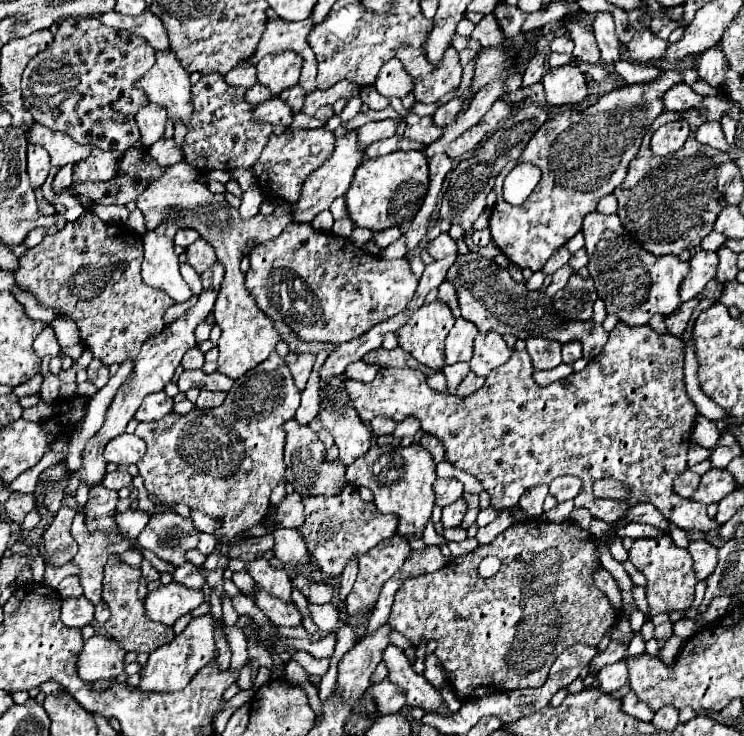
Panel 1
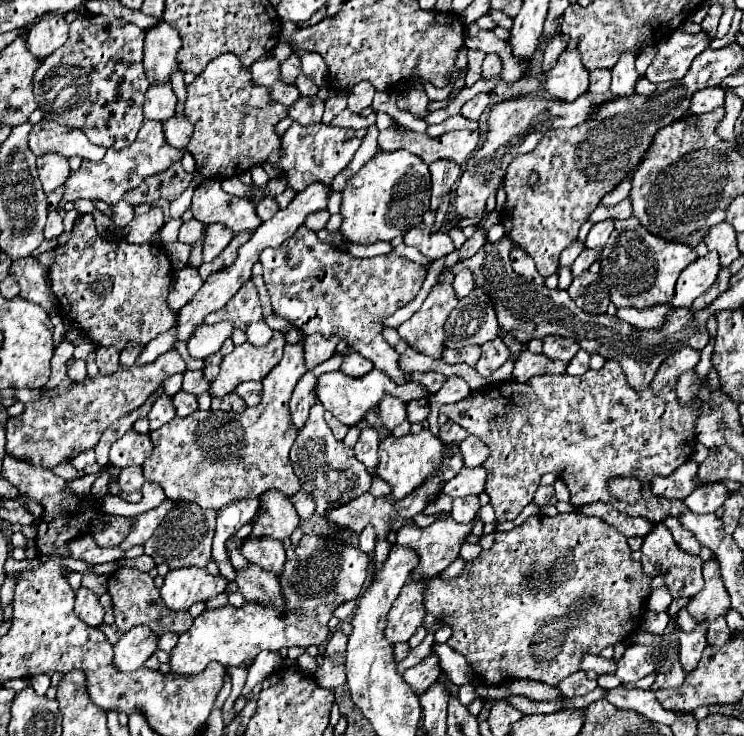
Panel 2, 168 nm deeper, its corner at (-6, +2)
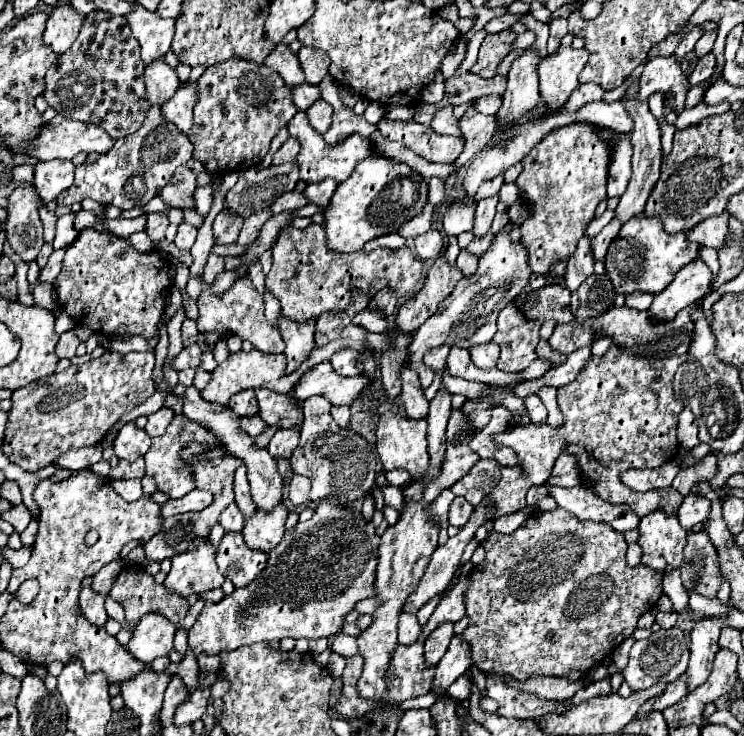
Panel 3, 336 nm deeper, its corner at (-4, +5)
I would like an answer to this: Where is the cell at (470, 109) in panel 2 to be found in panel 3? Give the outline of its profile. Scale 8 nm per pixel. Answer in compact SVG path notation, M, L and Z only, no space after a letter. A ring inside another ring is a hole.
M488 95L488 97L476 99L472 107L474 107L478 113L484 113L484 115L496 115L498 109L500 109L500 105L502 105L502 97L498 97L498 95Z

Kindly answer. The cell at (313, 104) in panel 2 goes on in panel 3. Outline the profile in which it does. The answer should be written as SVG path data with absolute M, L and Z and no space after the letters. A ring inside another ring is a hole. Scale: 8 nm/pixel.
M318 99L318 103L312 103L310 109L306 109L306 117L318 133L326 133L332 121L332 107L324 99Z

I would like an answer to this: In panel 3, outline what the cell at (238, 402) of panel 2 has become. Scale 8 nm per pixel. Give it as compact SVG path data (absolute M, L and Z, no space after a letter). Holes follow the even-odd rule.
M252 389L240 391L238 395L230 397L228 407L230 407L236 415L256 415L256 413L258 413L258 401L256 401Z

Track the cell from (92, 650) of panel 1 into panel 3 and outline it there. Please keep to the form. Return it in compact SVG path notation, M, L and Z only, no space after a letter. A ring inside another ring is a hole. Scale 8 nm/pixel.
M150 613L144 615L134 627L132 639L126 645L126 649L134 659L142 663L152 663L156 657L168 655L168 651L172 651L174 633L174 623L170 623L164 615Z

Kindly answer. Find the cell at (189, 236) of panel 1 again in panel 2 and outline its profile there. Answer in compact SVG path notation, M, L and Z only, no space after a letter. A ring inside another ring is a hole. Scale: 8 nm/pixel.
M188 220L182 224L180 228L180 234L178 234L178 242L184 242L184 244L194 244L196 240L200 240L204 232L204 224L198 222L198 220Z

